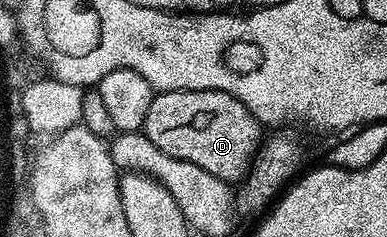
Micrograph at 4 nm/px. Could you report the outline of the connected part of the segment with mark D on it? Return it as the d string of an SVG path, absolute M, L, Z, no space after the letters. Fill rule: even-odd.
M178 89L168 93L156 92L149 103L149 115L145 115L145 123L141 131L161 151L177 159L197 163L197 167L205 167L205 171L217 175L228 183L239 183L244 180L261 146L259 120L247 110L245 103L241 103L225 91L213 91L212 89Z

